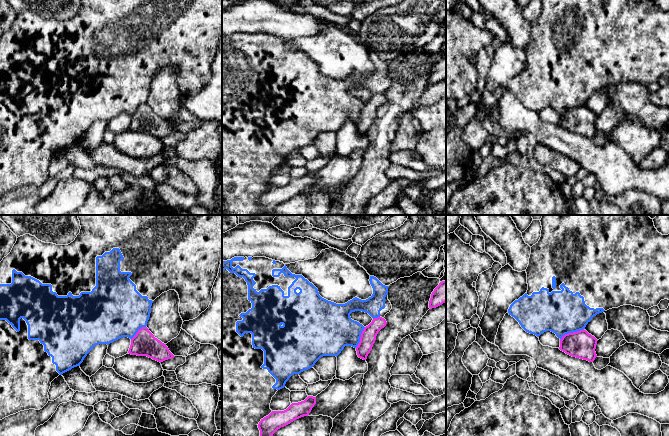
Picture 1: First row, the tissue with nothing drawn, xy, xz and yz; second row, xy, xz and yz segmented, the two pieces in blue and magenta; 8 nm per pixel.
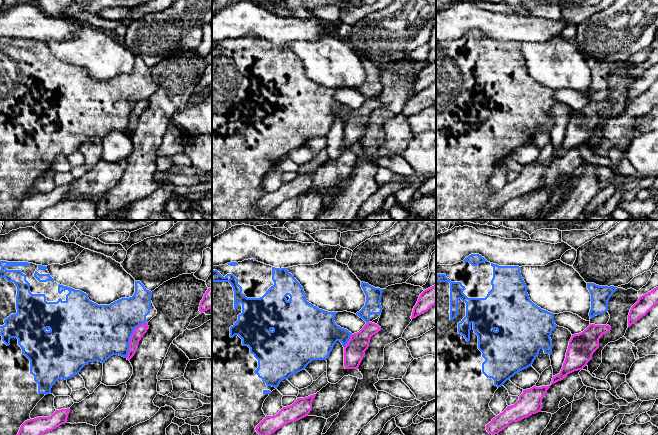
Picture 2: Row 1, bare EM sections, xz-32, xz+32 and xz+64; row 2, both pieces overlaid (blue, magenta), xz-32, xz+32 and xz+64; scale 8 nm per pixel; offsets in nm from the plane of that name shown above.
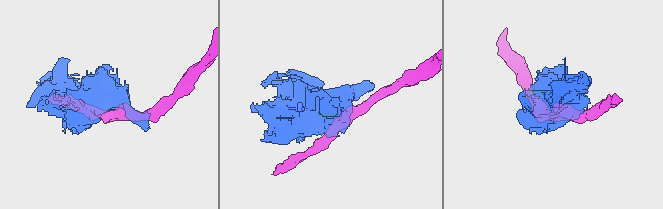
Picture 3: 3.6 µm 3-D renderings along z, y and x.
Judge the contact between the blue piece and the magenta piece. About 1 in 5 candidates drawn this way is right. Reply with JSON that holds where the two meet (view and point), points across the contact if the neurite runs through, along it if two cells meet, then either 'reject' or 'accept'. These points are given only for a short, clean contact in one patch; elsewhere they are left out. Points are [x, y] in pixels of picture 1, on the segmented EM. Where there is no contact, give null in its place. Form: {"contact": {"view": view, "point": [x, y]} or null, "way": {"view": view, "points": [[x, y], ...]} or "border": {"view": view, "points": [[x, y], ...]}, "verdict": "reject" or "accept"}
{"contact": {"view": "yz", "point": [571, 332]}, "border": {"view": "yz", "points": [[583, 328], [568, 332], [560, 339]]}, "verdict": "reject"}

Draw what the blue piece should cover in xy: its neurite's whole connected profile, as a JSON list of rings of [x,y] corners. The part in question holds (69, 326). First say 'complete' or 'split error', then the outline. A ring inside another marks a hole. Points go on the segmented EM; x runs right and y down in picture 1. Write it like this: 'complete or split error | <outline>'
split error | [[[77,215],[80,221],[80,233],[75,240],[68,245],[56,245],[53,243],[45,243],[38,240],[35,236],[25,234],[17,238],[11,252],[0,262],[0,420],[20,411],[42,409],[49,401],[48,392],[51,382],[59,375],[71,370],[74,367],[80,366],[87,354],[98,344],[107,344],[122,338],[128,337],[132,339],[139,329],[147,326],[147,322],[151,313],[153,301],[162,293],[169,290],[175,290],[180,299],[179,313],[184,321],[189,321],[197,318],[204,312],[212,301],[212,288],[218,276],[219,268],[222,260],[222,215]]]

